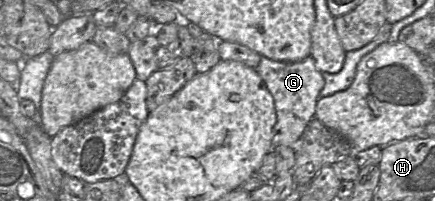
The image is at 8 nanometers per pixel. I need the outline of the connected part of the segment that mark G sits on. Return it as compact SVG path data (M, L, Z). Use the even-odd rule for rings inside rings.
M261 56L255 68L274 98L277 121L273 128L273 148L278 145L295 147L307 124L315 117L319 94L325 85L321 71L309 56L299 62L285 62Z

